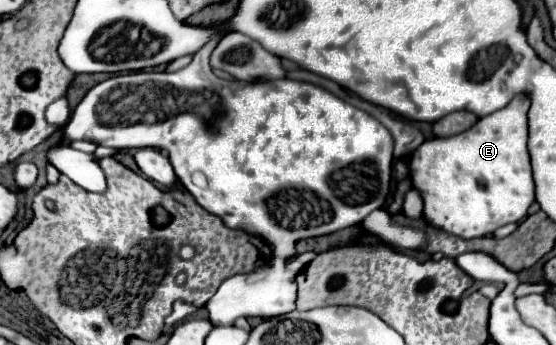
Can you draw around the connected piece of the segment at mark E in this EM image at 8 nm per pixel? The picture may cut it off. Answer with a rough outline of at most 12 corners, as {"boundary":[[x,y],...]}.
{"boundary":[[529,96],[411,154],[423,216],[461,238],[535,200]]}

